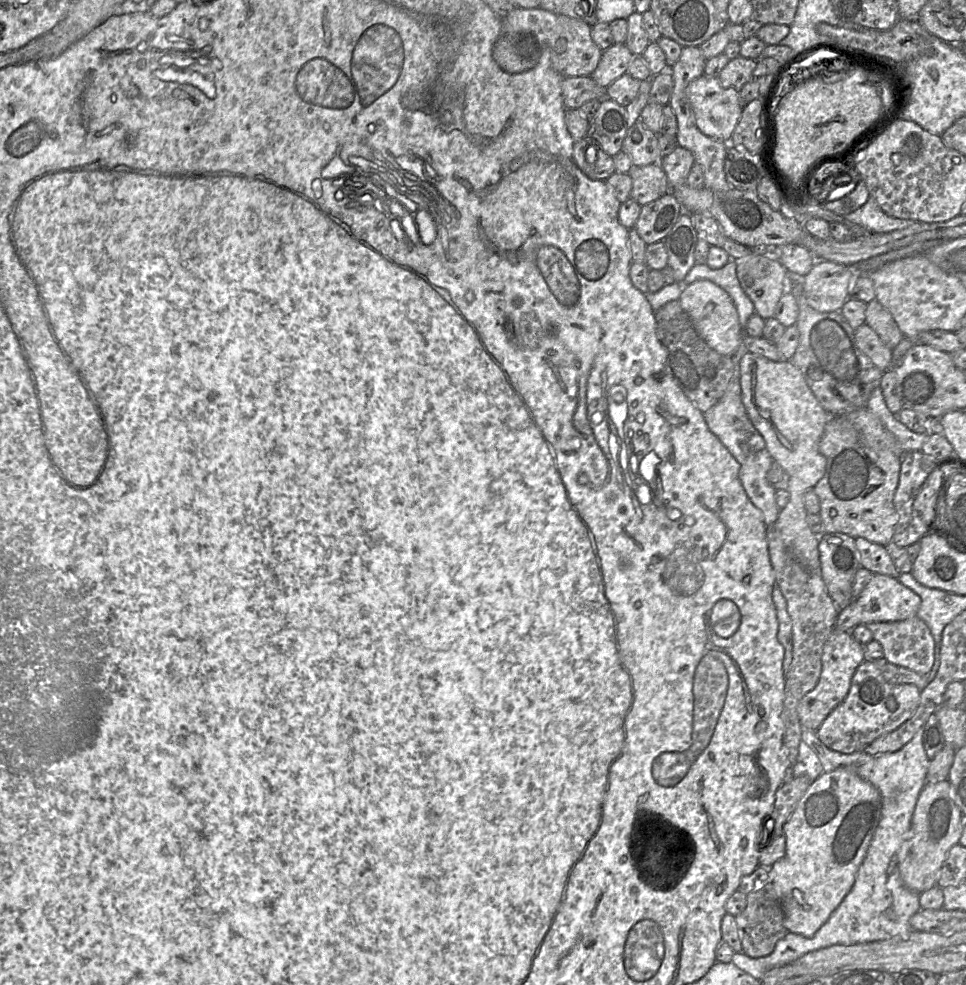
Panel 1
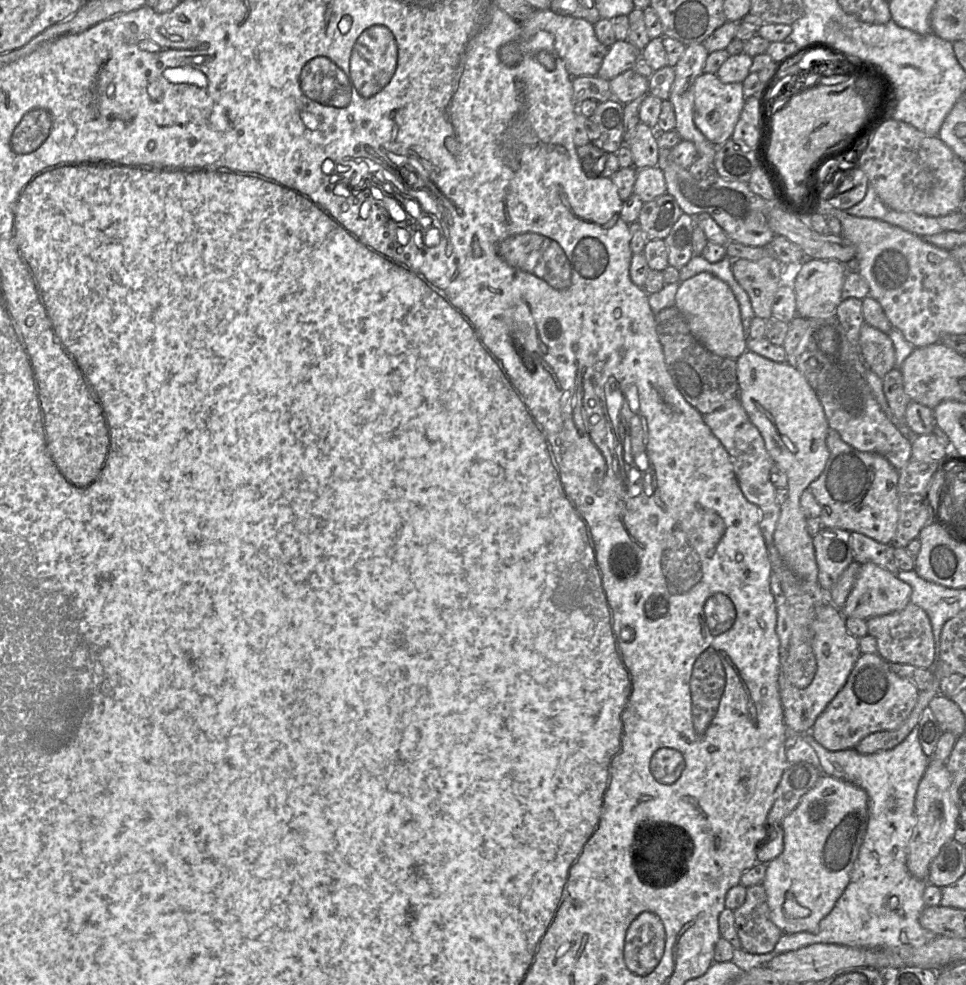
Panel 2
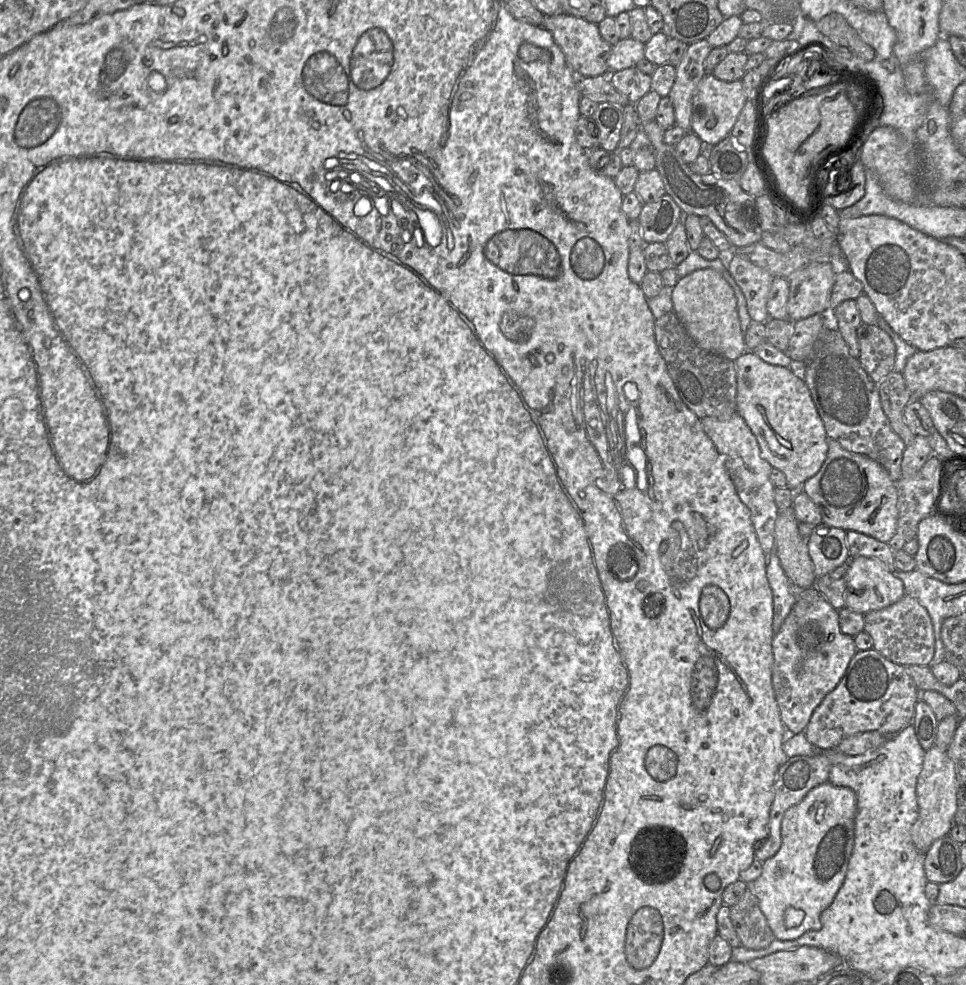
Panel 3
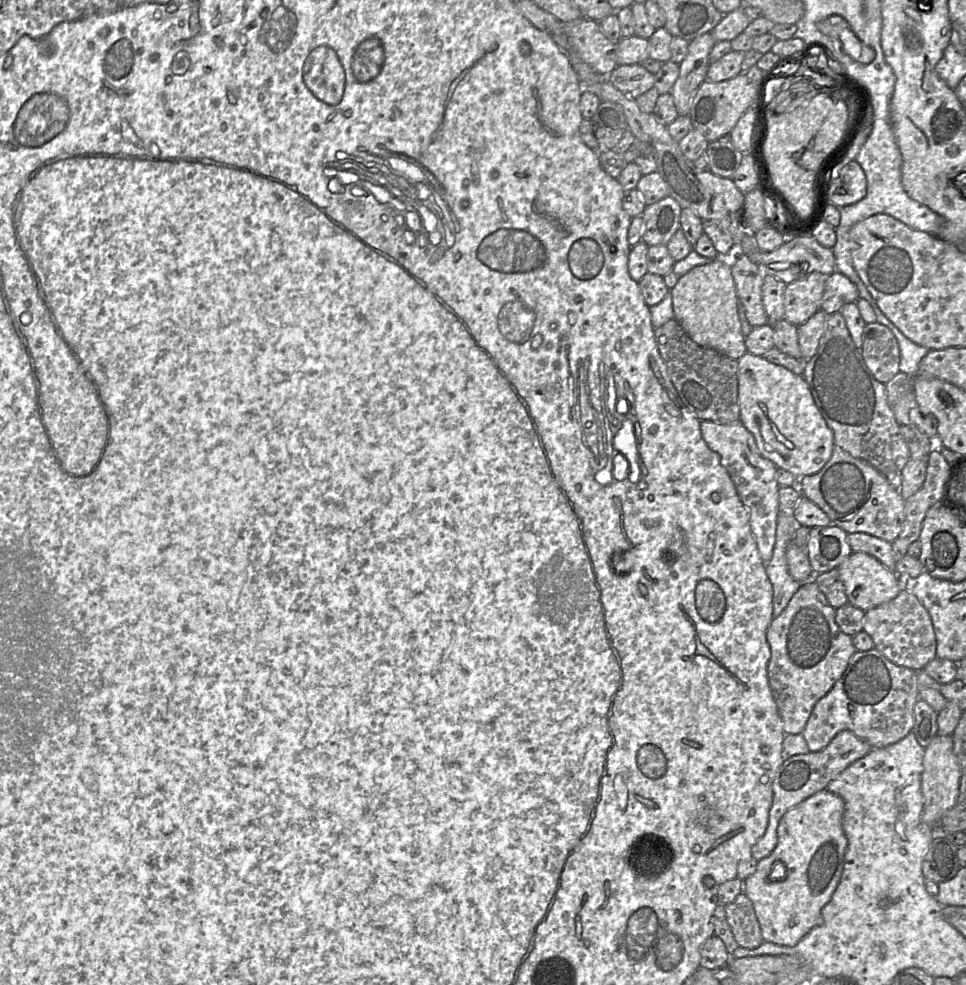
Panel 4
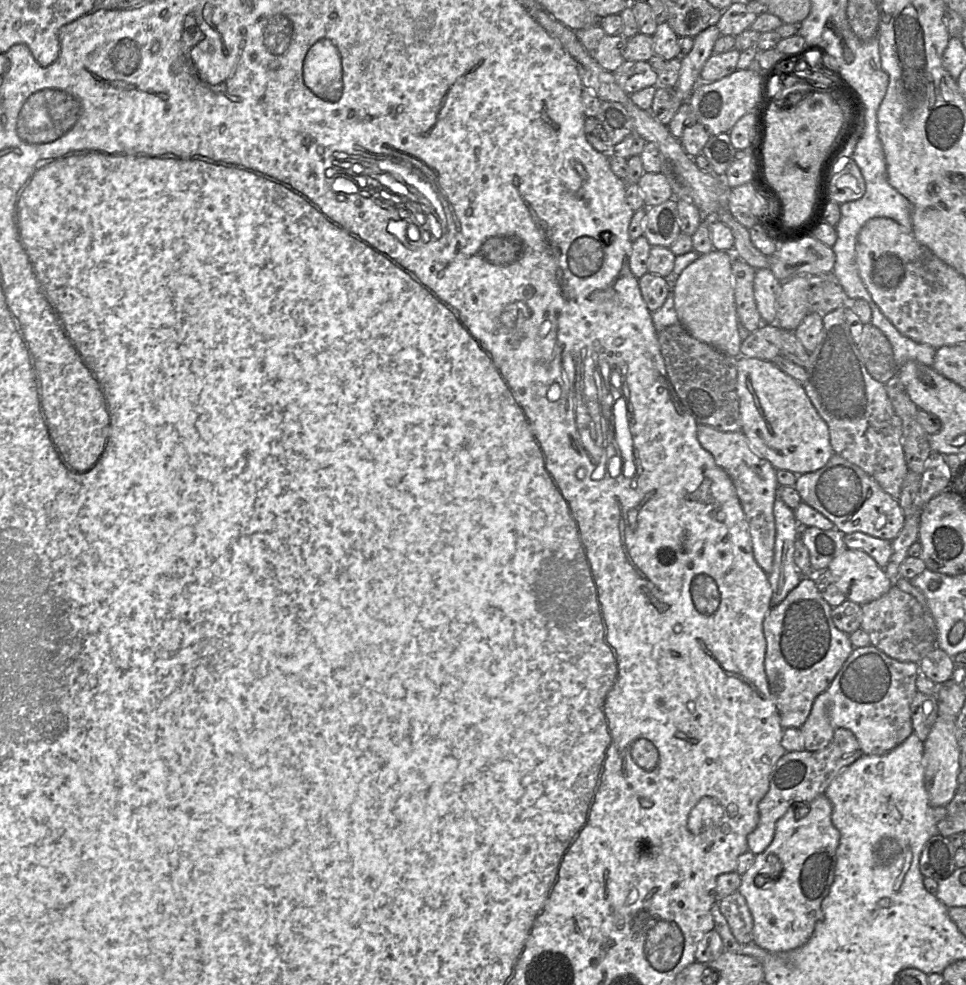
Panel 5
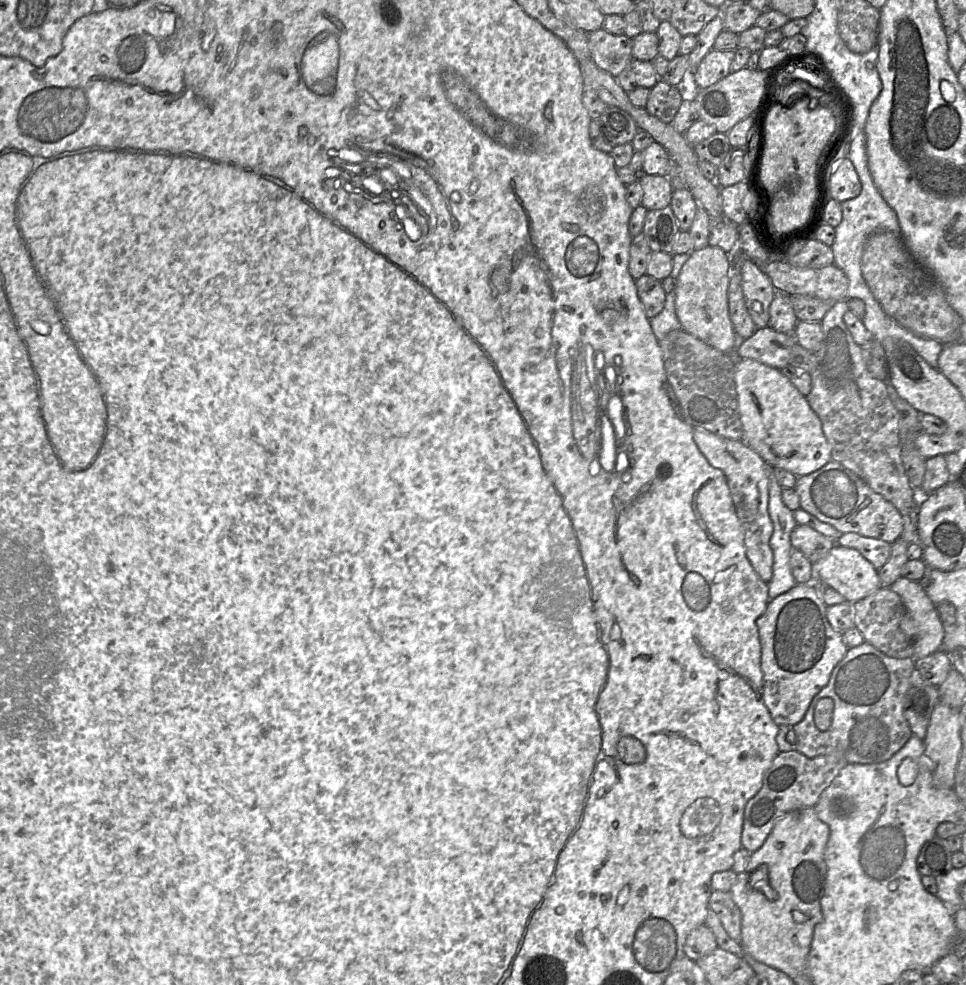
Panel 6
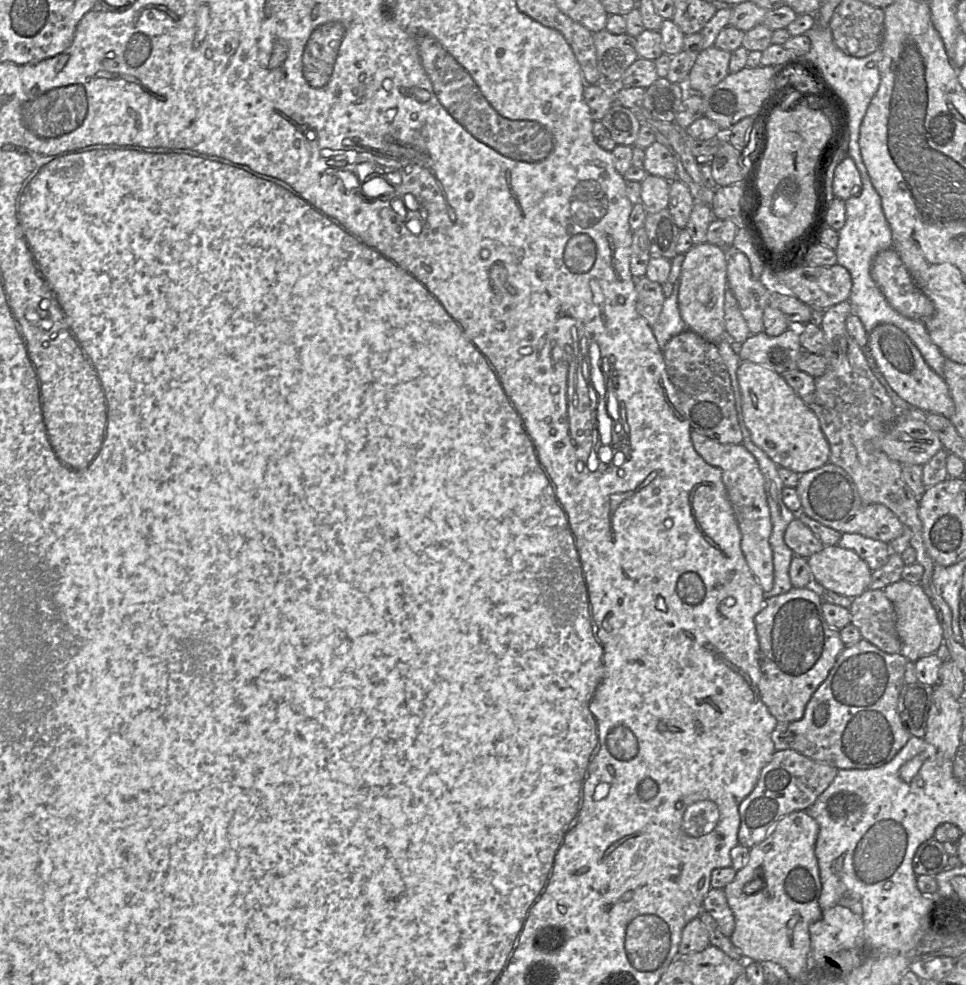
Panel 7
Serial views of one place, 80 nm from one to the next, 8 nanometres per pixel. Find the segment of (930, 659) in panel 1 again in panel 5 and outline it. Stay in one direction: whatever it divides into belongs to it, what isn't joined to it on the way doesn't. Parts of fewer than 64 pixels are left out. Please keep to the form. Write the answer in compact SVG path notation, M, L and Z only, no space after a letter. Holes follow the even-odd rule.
M895 585L882 597L862 605L861 629L870 638L871 645L899 662L919 663L928 653L937 647L935 632L925 621L926 607L923 607L912 595Z

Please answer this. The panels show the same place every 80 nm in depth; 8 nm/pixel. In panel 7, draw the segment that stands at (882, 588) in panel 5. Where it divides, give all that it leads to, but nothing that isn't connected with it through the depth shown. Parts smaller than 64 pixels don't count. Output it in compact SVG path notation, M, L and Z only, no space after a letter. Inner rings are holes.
M839 545L825 546L807 558L813 583L851 599L869 589L872 571L853 550Z

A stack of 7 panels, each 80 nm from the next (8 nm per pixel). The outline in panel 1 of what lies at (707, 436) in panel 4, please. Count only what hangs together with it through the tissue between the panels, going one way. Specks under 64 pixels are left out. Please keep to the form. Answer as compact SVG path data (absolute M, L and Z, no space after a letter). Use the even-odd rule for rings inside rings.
M738 363L735 364L734 374L724 395L714 406L705 411L703 416L710 431L718 437L739 463L739 480L751 502L762 512L765 525L772 525L780 511L775 501L776 490L767 480L767 472L774 460L767 451L763 437L750 421L742 403Z

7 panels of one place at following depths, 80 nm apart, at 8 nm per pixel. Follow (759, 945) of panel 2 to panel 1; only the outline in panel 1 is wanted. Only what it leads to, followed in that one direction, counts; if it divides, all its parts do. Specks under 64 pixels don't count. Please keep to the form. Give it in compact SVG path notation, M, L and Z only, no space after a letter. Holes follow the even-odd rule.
M771 881L747 894L747 904L742 913L735 916L742 952L752 958L760 958L771 954L776 943L788 930L784 926L784 913Z

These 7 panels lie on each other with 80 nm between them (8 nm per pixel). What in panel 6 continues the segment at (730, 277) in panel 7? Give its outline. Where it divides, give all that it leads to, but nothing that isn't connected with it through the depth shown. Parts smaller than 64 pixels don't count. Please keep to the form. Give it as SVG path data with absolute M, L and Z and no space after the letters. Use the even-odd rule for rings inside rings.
M741 256L734 261L742 276L742 290L747 310L758 328L769 326L769 307L776 290L769 277L750 259Z

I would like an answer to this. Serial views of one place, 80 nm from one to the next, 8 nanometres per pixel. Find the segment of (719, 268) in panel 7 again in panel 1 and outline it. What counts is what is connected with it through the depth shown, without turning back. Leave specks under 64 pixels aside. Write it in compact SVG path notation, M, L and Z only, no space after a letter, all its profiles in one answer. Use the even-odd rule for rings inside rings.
M697 280L681 293L679 302L689 316L698 335L715 351L724 356L742 355L744 331L730 295L710 280Z

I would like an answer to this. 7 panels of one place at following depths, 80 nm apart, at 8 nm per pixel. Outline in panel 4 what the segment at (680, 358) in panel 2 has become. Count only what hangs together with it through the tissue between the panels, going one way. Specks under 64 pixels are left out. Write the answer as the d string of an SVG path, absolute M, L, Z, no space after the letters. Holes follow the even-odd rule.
M675 319L656 328L654 335L667 373L684 405L699 420L718 424L739 422L738 361L714 349L698 345Z

